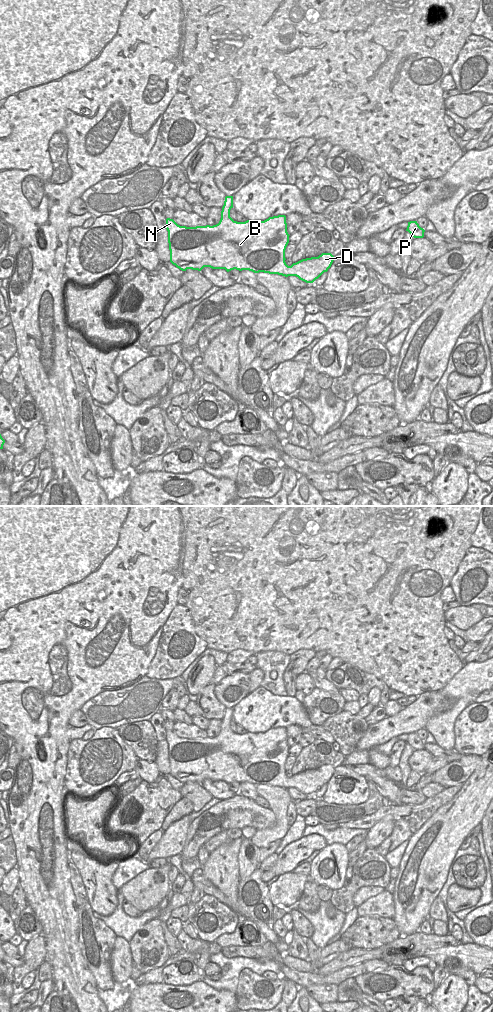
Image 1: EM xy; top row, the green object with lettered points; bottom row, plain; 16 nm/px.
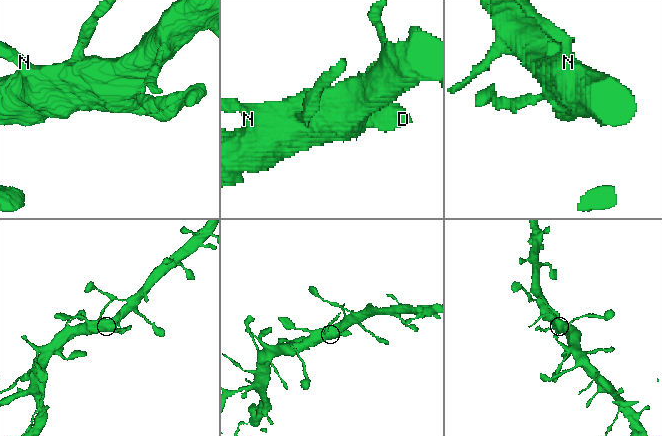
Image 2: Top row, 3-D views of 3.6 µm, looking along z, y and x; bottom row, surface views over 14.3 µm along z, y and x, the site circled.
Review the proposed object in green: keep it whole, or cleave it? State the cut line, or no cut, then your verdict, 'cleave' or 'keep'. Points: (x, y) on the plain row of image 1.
no cut | keep

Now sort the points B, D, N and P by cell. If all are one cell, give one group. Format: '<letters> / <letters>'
B D N P

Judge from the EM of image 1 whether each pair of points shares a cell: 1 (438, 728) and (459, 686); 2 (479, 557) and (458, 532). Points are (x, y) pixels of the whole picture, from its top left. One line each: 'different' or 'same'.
1: same
2: different

